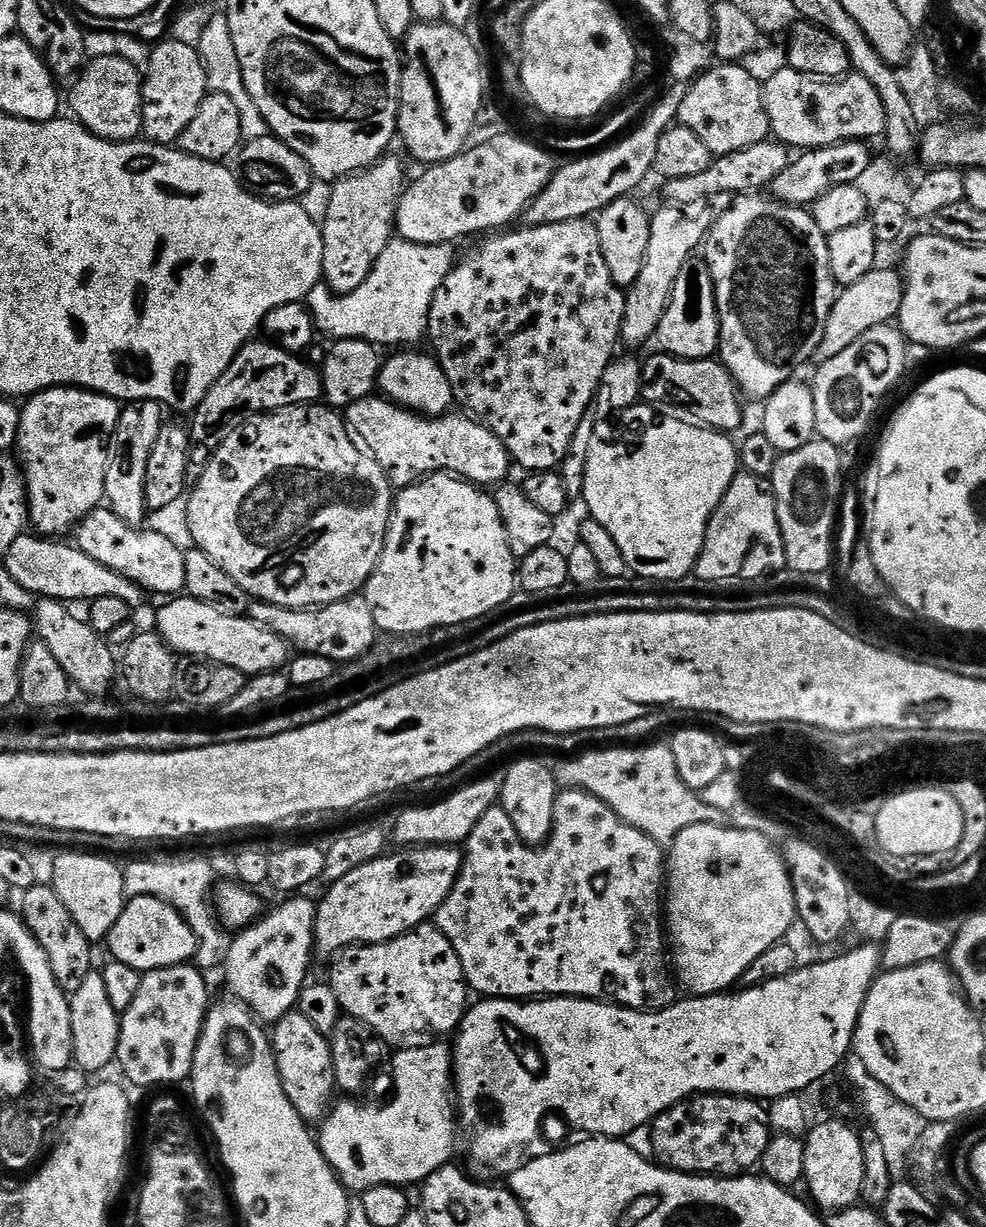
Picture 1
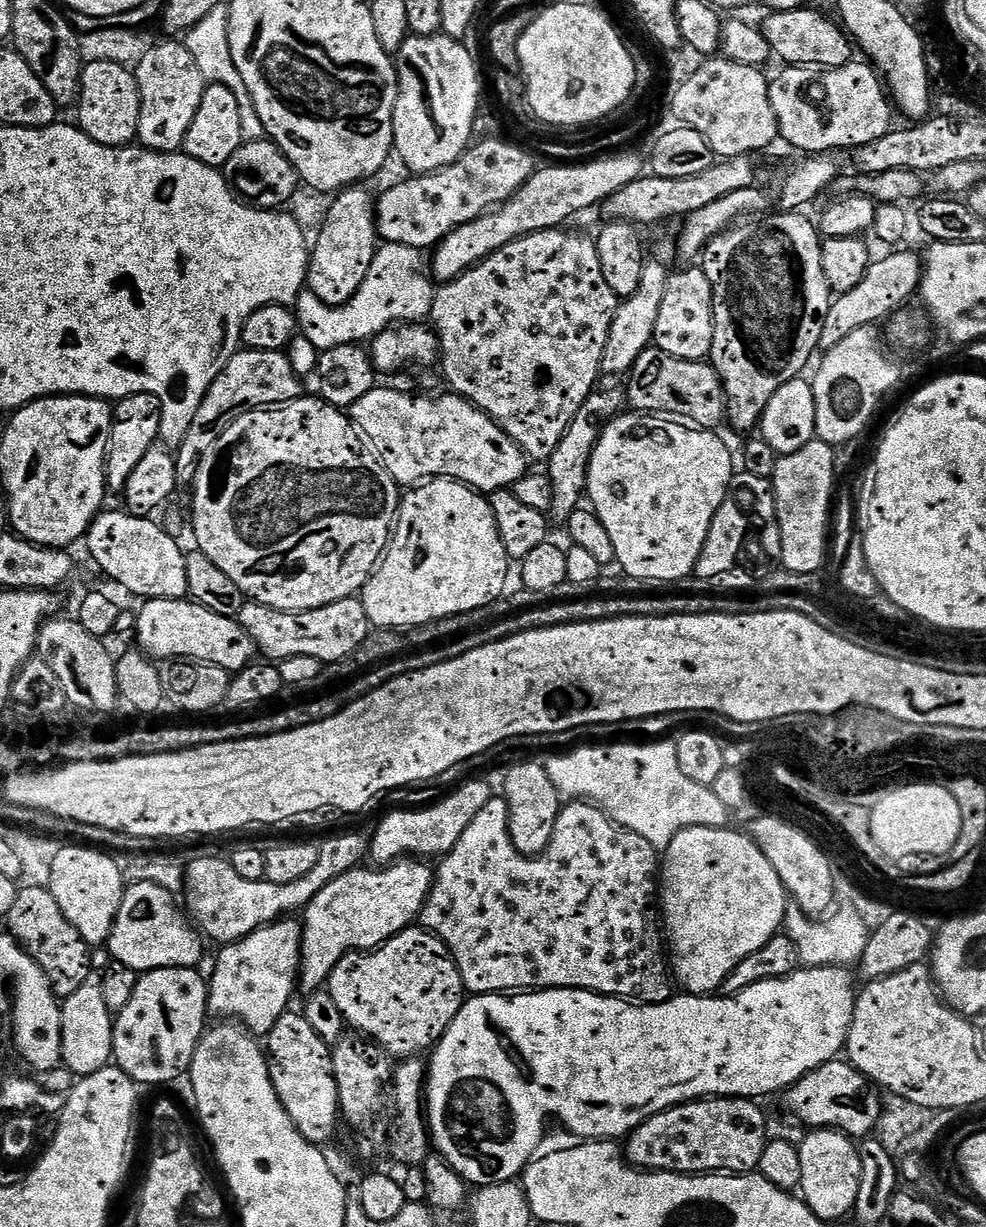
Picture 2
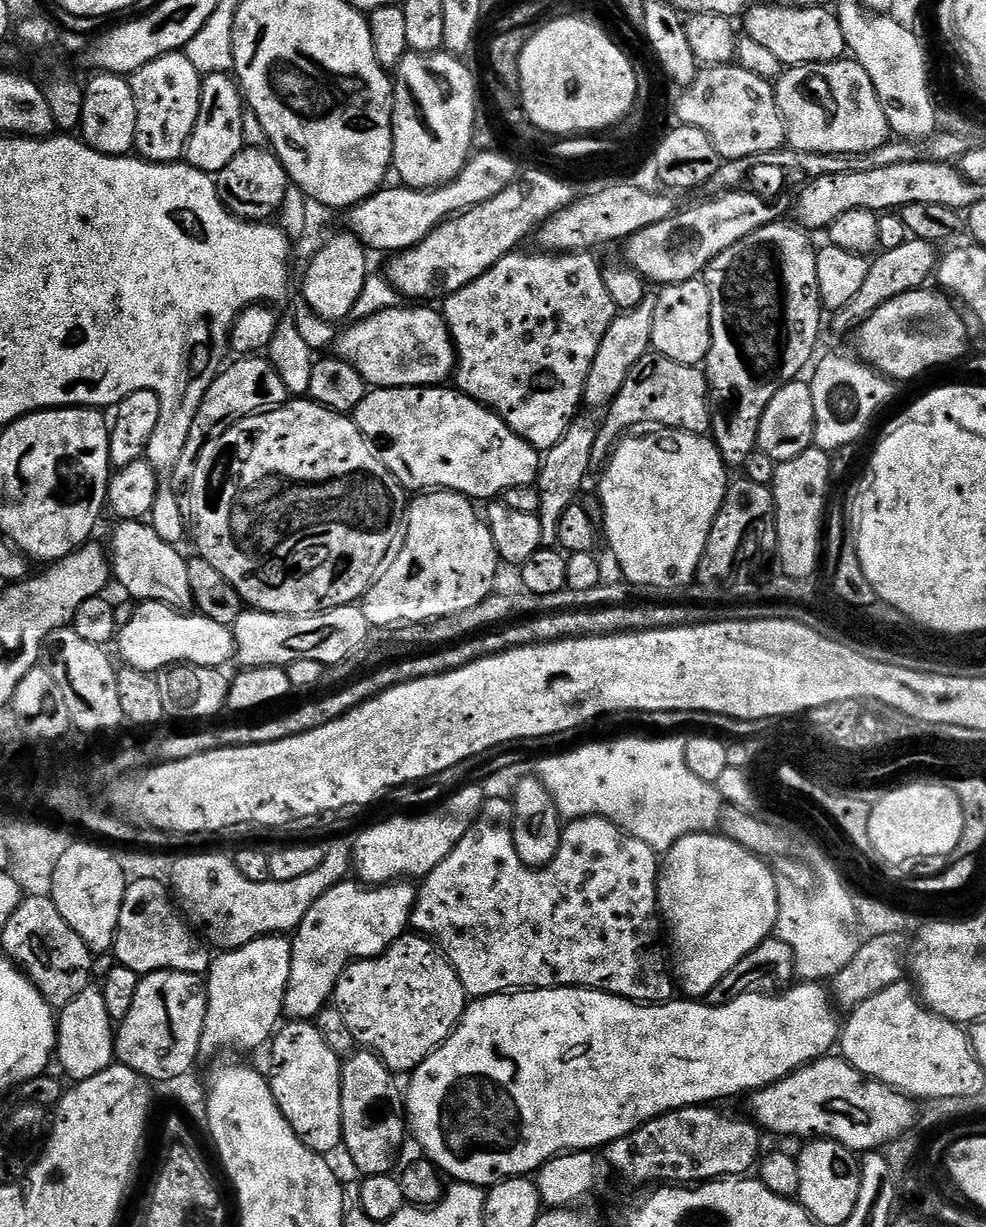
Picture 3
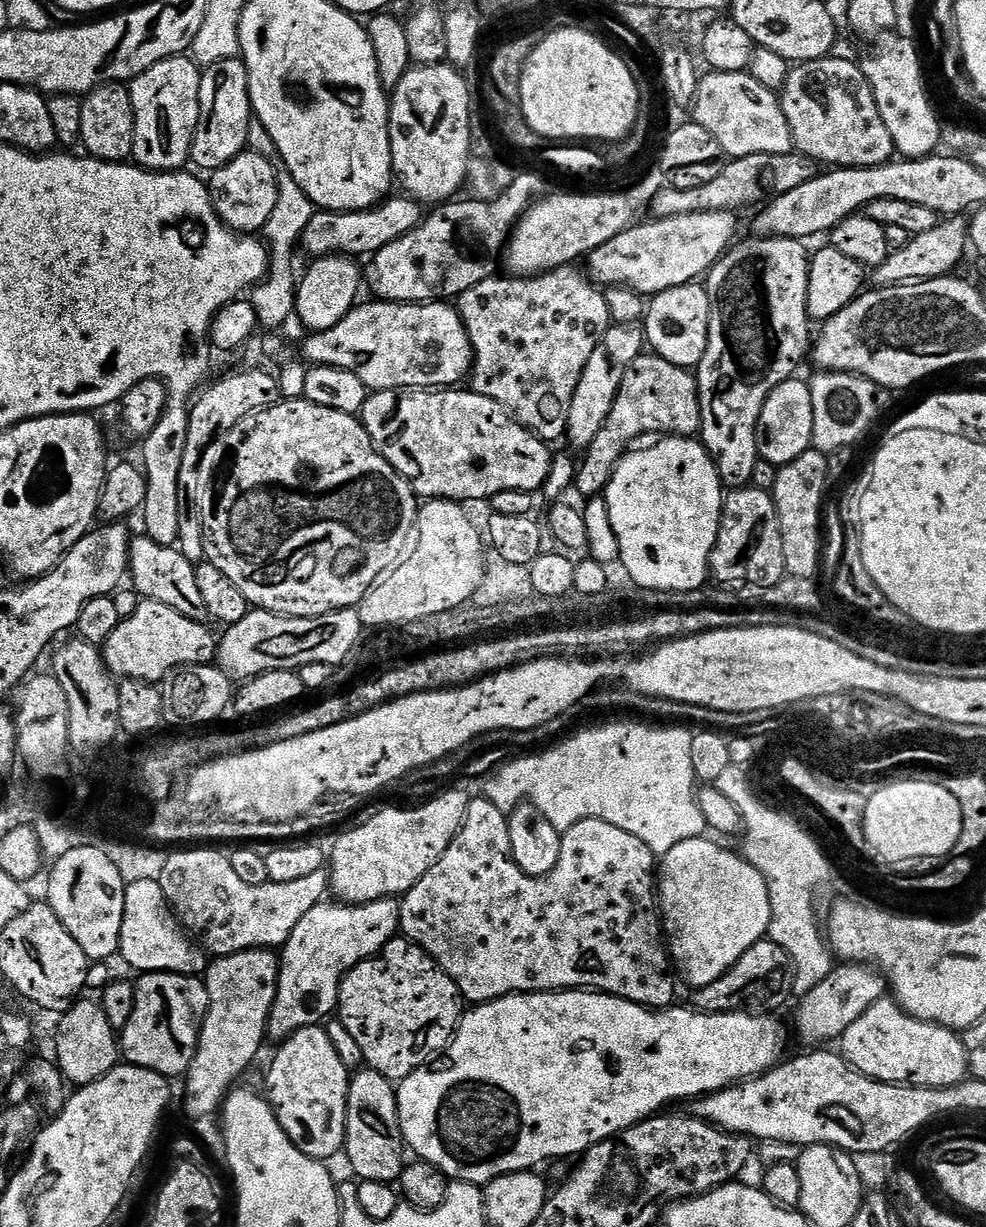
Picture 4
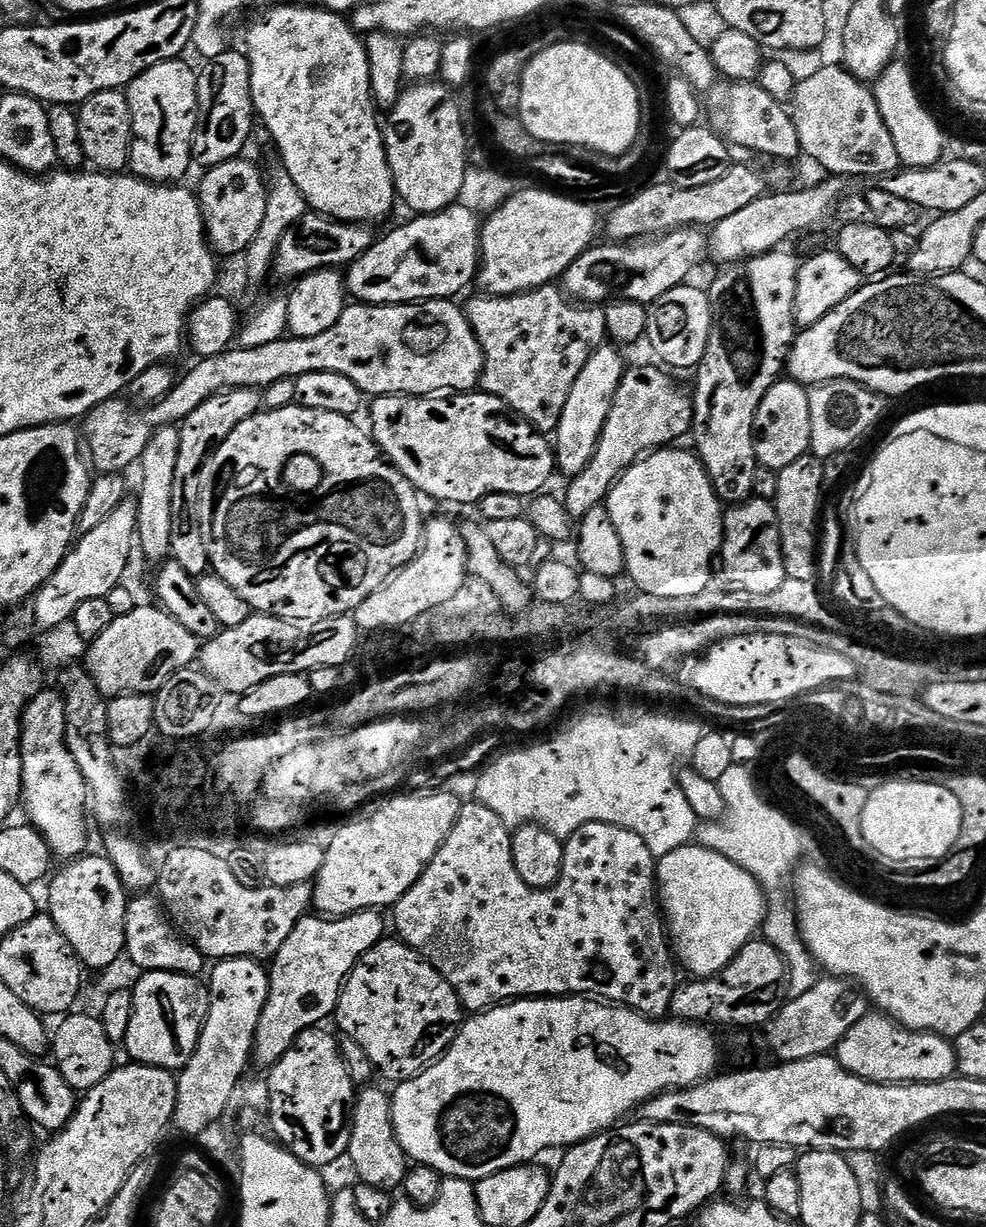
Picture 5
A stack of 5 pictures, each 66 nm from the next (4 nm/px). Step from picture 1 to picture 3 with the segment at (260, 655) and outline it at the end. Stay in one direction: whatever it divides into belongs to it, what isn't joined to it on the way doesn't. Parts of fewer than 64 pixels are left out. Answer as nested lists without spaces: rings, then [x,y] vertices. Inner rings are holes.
[[[146,600],[137,607],[134,618],[127,622],[118,632],[118,645],[123,663],[130,668],[137,668],[143,672],[159,674],[165,668],[178,664],[197,664],[207,668],[223,669],[224,664],[235,661],[238,656],[236,636],[229,625],[218,622],[209,616],[202,616],[195,610],[181,610],[161,601]]]

